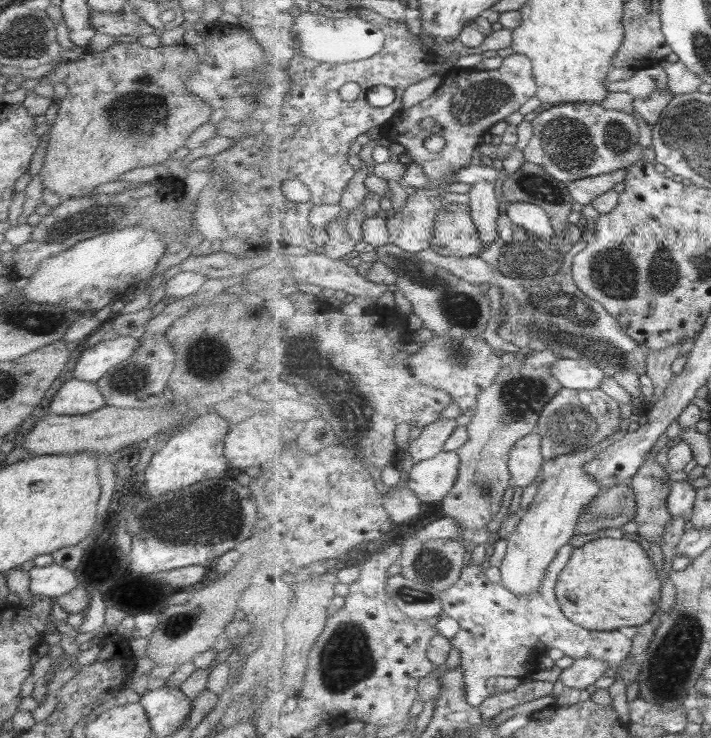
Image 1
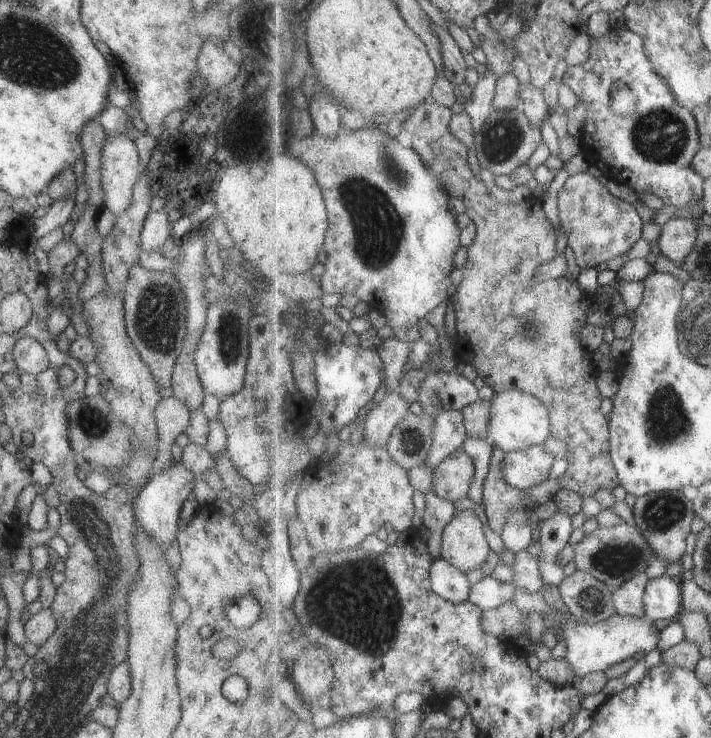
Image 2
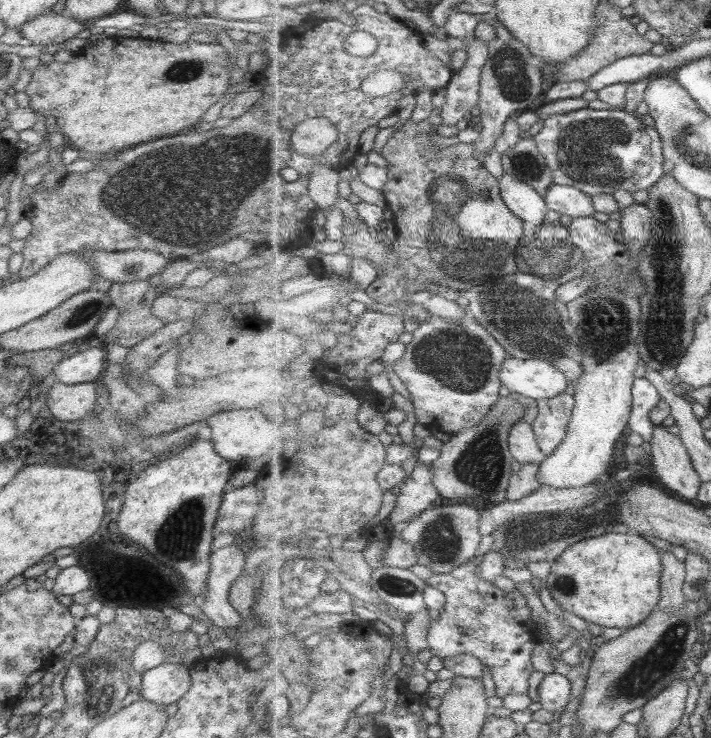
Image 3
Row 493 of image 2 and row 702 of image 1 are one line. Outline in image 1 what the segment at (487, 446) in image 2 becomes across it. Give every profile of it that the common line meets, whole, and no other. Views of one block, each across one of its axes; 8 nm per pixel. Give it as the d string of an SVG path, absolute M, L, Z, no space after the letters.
M483 543L475 546L467 567L463 570L461 579L440 592L440 598L444 608L443 613L451 616L460 623L460 632L452 639L451 644L457 649L461 656L461 666L465 673L466 699L473 707L480 708L483 702L490 698L488 692L487 680L499 676L526 678L528 673L537 669L538 655L543 651L543 646L547 644L546 650L558 648L565 655L573 659L582 659L585 657L595 657L603 659L609 663L609 667L619 668L629 654L633 652L633 640L621 634L618 630L612 632L600 632L583 629L583 626L573 623L562 612L562 606L556 595L556 585L562 576L563 570L571 561L573 555L573 546L567 544L560 550L558 558L551 564L543 587L535 594L529 597L519 597L512 594L502 584L491 582L481 568L484 567L485 558L487 558L487 547L489 544Z

